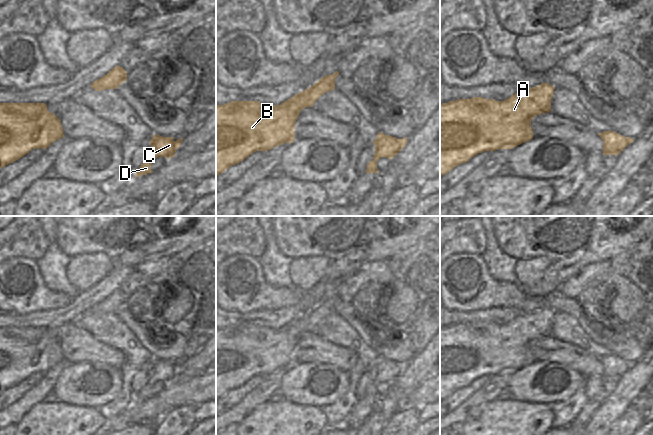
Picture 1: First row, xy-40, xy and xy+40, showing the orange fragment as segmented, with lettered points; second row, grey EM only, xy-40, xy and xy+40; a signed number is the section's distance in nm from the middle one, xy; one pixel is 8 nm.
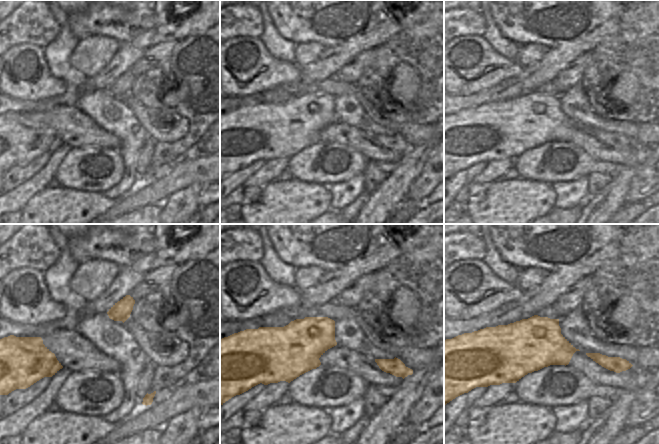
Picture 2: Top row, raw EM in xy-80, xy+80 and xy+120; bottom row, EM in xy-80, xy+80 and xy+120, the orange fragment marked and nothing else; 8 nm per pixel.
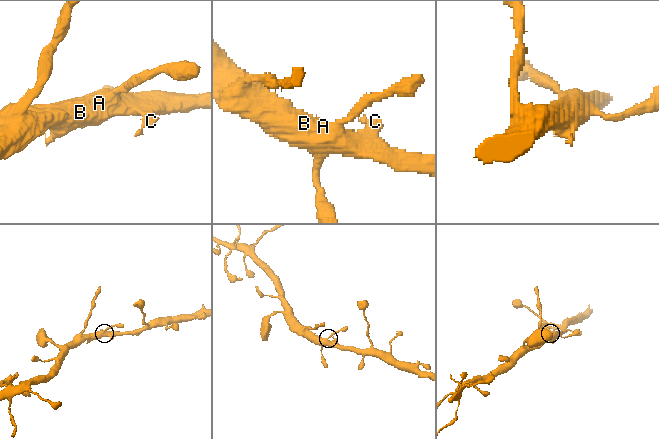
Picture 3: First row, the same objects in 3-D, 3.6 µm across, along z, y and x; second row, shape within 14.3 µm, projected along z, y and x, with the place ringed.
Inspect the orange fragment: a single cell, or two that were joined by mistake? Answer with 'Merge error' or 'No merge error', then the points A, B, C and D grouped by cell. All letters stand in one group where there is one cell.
No merge error. Groups: A B C D

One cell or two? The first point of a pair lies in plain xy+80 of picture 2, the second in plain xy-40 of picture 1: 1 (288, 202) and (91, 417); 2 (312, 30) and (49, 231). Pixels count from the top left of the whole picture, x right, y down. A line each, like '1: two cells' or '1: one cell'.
1: one cell
2: two cells

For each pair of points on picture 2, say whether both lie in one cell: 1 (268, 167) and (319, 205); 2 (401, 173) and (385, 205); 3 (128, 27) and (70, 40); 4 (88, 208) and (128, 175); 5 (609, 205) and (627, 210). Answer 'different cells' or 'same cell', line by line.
1: different cells
2: same cell
3: different cells
4: different cells
5: different cells

